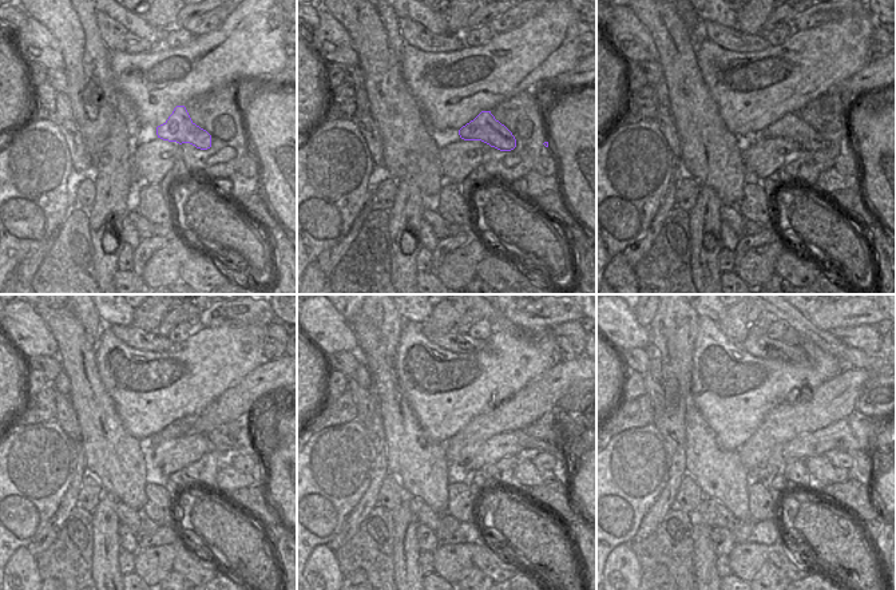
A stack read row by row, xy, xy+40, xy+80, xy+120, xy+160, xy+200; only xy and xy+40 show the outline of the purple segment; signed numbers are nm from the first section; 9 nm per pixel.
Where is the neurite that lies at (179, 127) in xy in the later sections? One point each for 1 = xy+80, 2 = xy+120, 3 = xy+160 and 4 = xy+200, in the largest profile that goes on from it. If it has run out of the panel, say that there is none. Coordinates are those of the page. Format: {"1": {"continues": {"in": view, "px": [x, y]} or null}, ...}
{"1": {"continues": {"in": "xy+80", "px": [791, 125]}}, "2": {"continues": {"in": "xy+120", "px": [221, 442]}}, "3": {"continues": {"in": "xy+160", "px": [565, 463]}}, "4": {"continues": {"in": "xy+200", "px": [867, 464]}}}

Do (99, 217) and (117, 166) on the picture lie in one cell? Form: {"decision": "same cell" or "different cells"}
{"decision": "same cell"}

